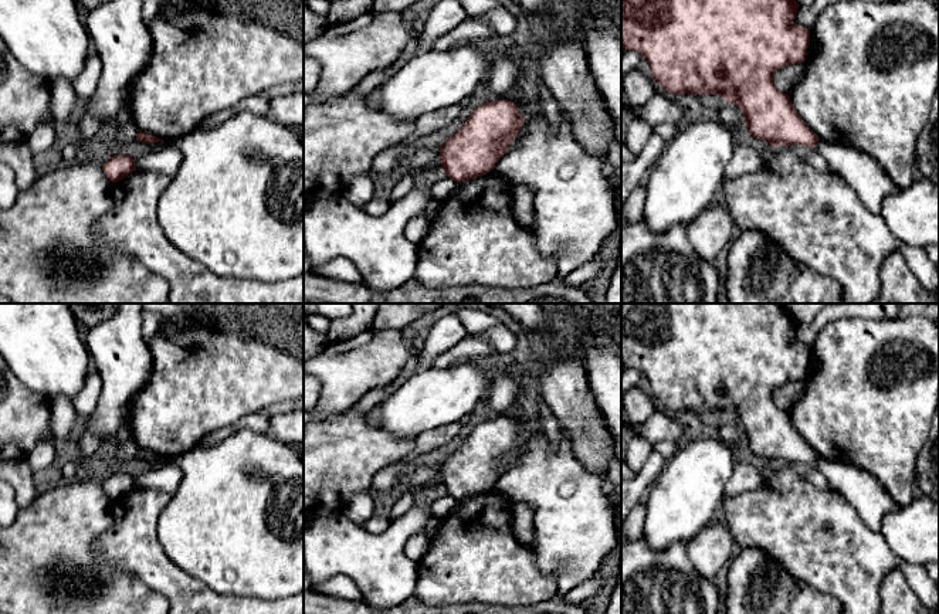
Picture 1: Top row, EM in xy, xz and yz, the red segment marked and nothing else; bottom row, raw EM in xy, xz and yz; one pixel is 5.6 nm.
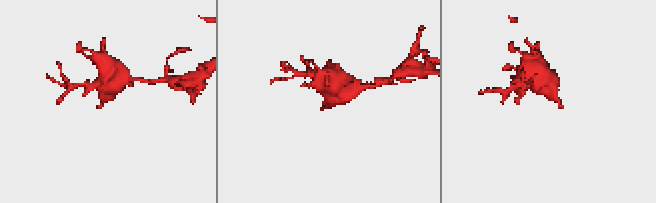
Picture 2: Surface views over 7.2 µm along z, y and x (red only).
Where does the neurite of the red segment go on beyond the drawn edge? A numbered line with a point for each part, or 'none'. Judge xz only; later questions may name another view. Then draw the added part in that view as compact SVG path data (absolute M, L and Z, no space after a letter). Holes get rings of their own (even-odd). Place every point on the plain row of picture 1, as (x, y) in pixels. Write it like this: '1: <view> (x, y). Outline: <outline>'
none

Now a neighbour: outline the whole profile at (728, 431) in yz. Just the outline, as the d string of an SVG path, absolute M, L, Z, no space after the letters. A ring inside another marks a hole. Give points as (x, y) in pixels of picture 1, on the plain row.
M725 420L715 432L723 442L733 448L745 442L745 432L739 424L730 420Z

